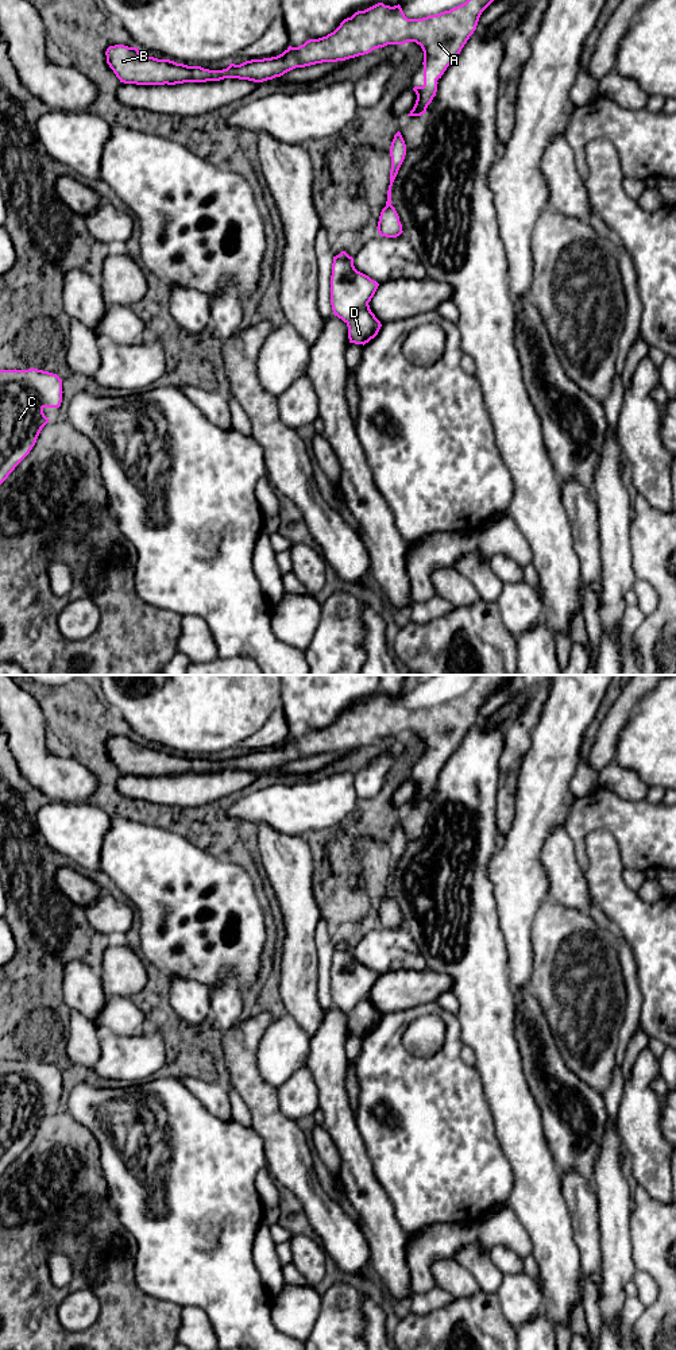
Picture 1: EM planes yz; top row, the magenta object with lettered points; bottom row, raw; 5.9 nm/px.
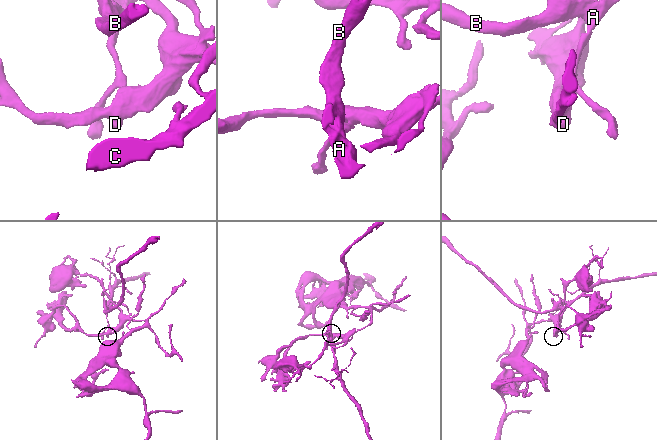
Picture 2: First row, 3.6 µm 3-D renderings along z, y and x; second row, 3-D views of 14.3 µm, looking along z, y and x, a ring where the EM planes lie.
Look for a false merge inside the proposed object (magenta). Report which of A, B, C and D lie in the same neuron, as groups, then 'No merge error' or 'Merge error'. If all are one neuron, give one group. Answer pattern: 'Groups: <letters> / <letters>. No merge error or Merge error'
Groups: A B D / C. Merge error

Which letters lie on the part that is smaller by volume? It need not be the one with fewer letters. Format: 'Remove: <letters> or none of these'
Remove: A, B, D

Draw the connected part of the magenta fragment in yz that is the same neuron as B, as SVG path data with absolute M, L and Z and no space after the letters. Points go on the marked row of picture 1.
M467 0L449 11L422 19L407 19L399 4L390 7L378 3L344 19L327 36L309 39L298 47L289 46L277 57L229 63L223 70L146 57L138 47L124 45L109 46L105 55L107 63L124 84L175 85L224 78L263 82L295 68L345 61L387 45L416 42L424 51L424 85L413 88L417 100L407 116L421 116L436 96L437 80L460 54L476 30L482 12L492 1Z

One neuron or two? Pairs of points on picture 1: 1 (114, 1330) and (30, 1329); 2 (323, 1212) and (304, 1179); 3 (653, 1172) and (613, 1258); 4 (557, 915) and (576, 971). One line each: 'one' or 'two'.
1: one
2: one
3: two
4: one

